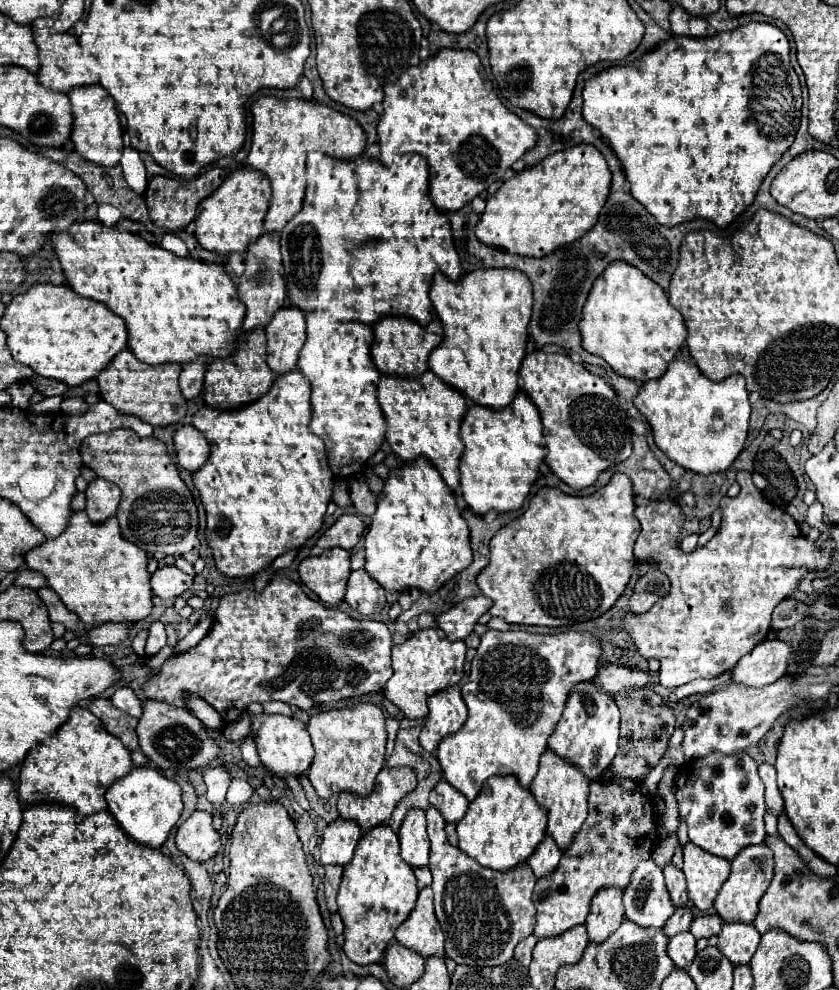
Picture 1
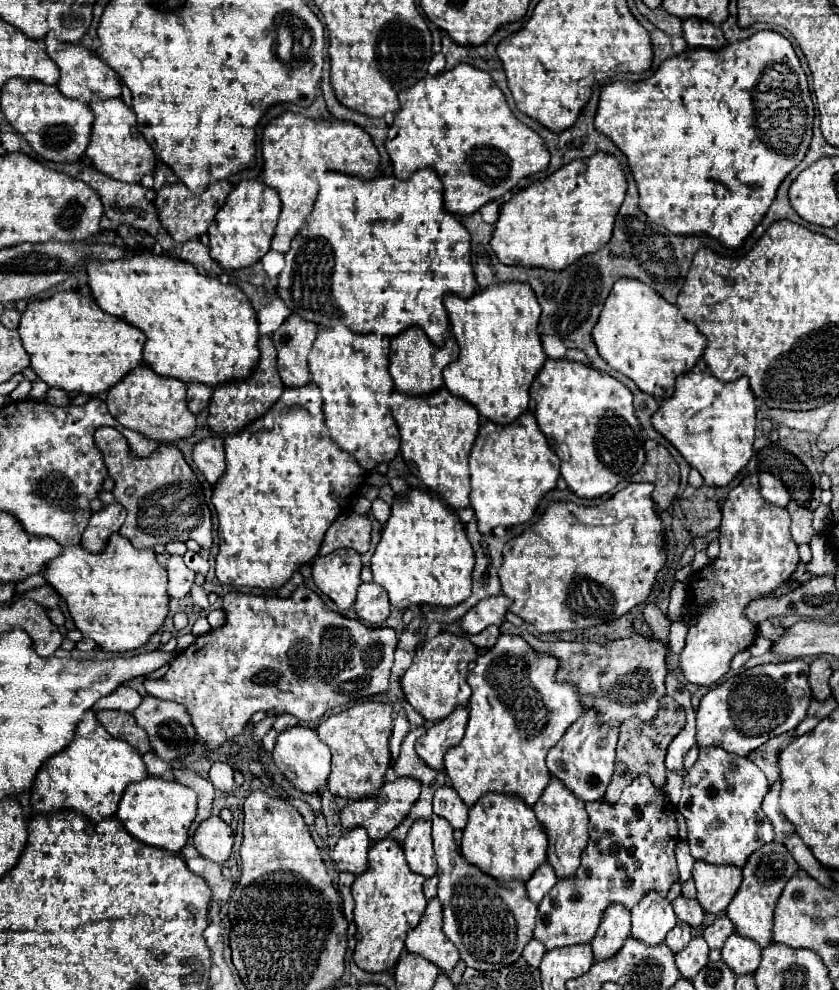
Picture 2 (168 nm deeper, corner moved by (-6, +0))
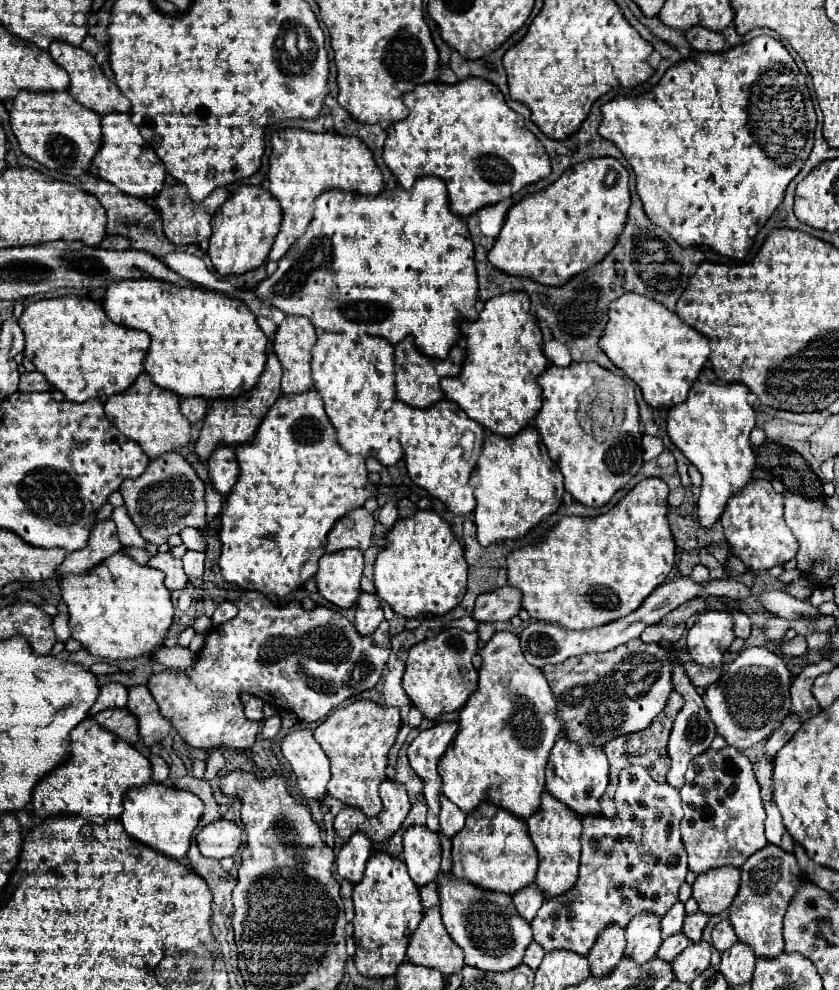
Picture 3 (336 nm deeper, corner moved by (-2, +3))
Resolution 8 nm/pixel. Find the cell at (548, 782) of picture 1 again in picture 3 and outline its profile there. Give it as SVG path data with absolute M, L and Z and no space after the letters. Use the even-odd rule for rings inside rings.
M543 793L541 809L527 819L527 829L529 829L535 849L539 853L539 871L537 871L537 879L535 879L537 889L543 893L545 899L567 893L575 885L577 875L579 875L581 819L571 809L563 807L561 801Z

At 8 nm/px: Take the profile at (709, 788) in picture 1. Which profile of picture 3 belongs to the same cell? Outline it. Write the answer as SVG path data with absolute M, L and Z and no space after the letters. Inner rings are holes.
M725 747L721 751L705 751L703 755L697 755L689 761L689 769L685 775L687 783L681 787L681 799L683 799L683 811L685 817L681 819L681 841L685 845L685 851L689 855L689 869L699 875L713 867L741 867L747 857L751 857L755 851L763 849L767 845L765 833L763 833L763 821L765 821L765 809L759 793L759 783L753 775L751 761L743 755L739 749Z

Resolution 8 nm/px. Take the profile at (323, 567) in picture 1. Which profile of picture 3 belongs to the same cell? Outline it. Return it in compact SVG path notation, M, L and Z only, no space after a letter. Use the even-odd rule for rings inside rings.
M347 549L327 553L319 561L315 575L319 593L341 609L349 609L357 603L359 581L363 575L363 553L359 549Z

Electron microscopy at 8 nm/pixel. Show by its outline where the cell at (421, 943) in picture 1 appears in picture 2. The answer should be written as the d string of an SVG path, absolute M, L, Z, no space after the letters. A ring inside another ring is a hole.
M435 896L427 904L423 920L407 934L405 946L409 952L431 960L443 972L449 974L459 960L459 952L455 944L449 942L441 932L441 924L443 924L441 904L439 904L439 898Z

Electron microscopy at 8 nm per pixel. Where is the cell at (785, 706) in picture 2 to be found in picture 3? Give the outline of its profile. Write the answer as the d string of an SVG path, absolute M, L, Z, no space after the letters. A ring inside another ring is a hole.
M749 647L737 655L737 661L729 663L719 681L707 687L703 701L717 725L717 735L725 737L729 745L743 751L759 741L765 741L789 715L789 689L791 673L787 671L785 661L767 647Z

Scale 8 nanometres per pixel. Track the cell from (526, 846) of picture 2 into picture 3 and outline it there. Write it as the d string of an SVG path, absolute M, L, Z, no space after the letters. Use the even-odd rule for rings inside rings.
M481 803L473 813L467 815L465 827L453 837L451 843L451 873L461 881L469 881L481 889L507 895L513 895L535 881L537 853L527 833L527 825L501 807Z

